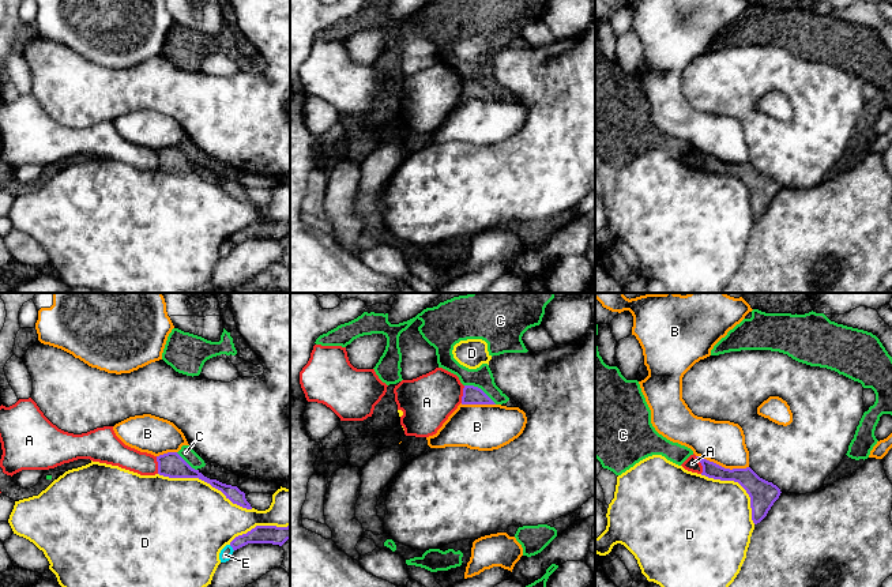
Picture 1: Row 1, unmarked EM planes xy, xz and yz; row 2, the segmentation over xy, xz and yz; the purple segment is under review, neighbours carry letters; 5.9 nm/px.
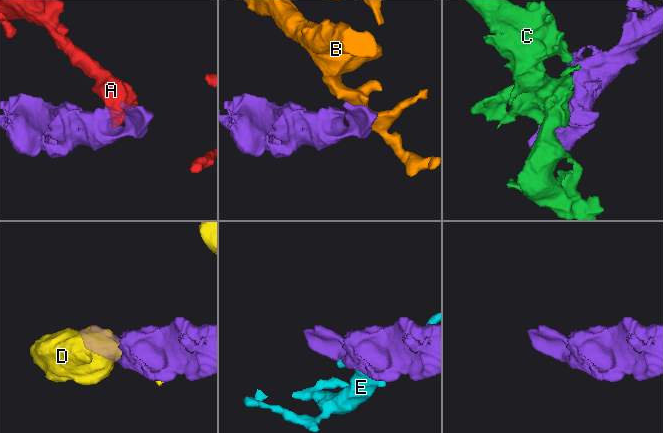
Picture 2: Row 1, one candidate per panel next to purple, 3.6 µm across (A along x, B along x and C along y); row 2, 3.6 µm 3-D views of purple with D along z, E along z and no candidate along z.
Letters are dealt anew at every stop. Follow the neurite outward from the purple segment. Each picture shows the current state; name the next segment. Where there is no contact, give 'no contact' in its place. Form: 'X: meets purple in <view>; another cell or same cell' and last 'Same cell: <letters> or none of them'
A: meets purple in xy; another cell
B: meets purple in yz; another cell
C: meets purple in xz; another cell
D: meets purple in xy; another cell
E: meets purple in xy; another cell
Same cell: none of them

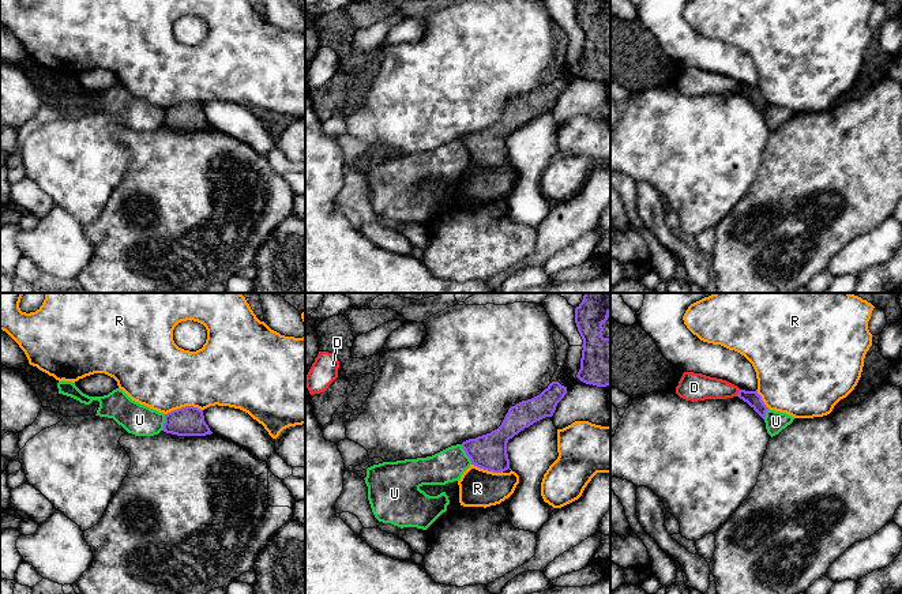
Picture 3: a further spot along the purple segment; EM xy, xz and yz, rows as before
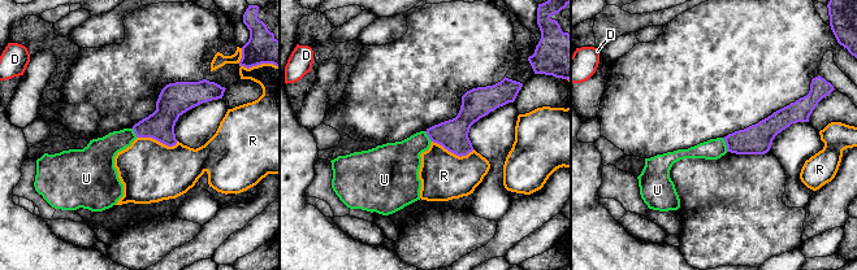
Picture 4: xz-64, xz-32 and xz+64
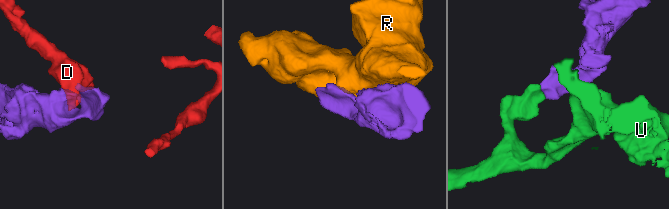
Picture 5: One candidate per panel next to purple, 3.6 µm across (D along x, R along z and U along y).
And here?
D: meets purple in yz; another cell
R: meets purple in xy; another cell
U: meets purple in xz; another cell
Same cell: none of them

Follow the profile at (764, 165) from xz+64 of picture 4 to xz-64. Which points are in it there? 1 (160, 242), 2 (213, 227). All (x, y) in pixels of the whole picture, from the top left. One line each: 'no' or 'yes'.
1: yes
2: no

